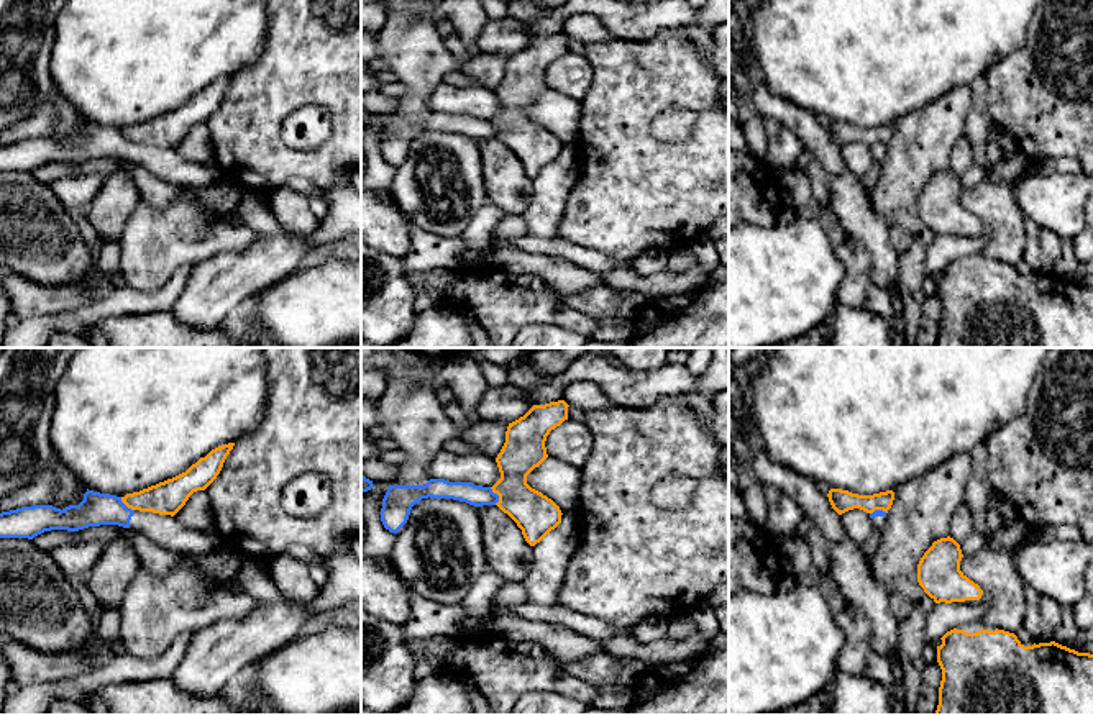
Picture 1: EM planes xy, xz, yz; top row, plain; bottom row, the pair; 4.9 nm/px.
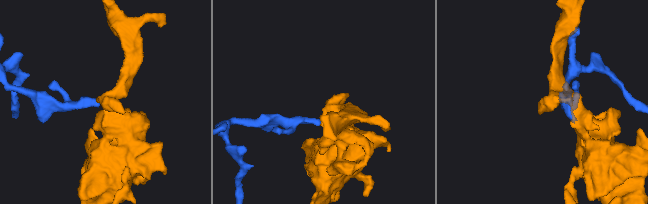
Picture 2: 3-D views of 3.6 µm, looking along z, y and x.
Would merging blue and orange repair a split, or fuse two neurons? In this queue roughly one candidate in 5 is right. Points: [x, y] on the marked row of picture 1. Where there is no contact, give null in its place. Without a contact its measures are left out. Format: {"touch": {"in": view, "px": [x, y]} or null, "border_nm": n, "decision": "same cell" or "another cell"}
{"touch": {"in": "xz", "px": [498, 496]}, "border_nm": 90, "decision": "another cell"}

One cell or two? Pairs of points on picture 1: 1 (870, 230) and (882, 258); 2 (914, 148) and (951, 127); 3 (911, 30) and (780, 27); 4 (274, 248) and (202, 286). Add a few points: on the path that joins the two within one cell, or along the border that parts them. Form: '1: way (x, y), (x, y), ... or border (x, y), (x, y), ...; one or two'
1: way (875, 236), (882, 251); one
2: way (923, 141), (937, 127), (942, 127); one
3: way (878, 30), (813, 30); one
4: way (256, 266), (248, 273), (230, 276), (220, 282); one

